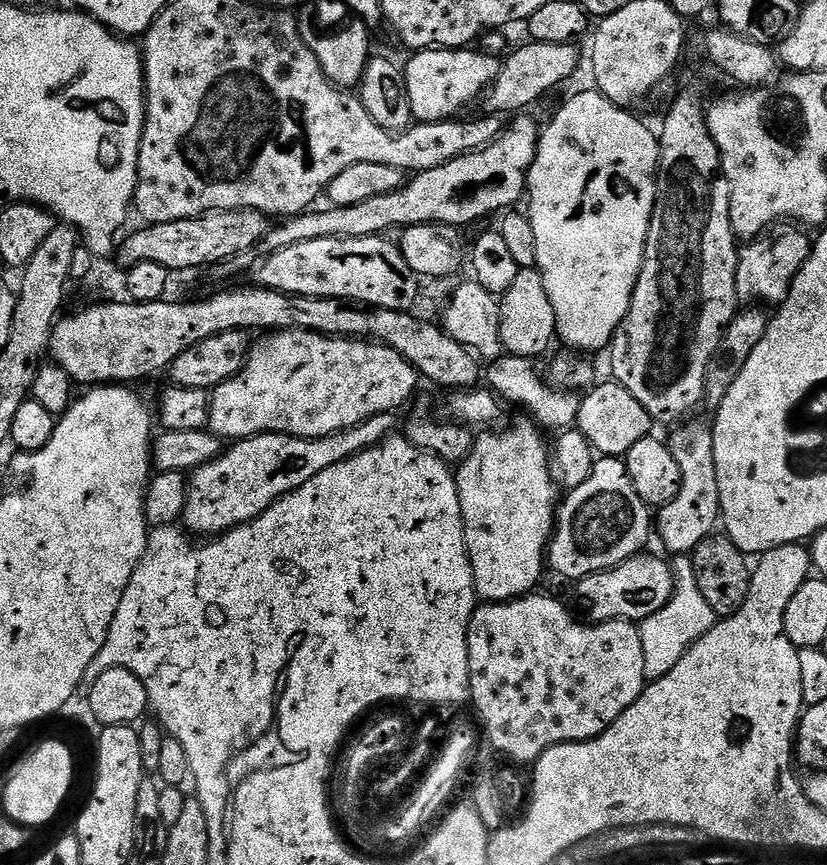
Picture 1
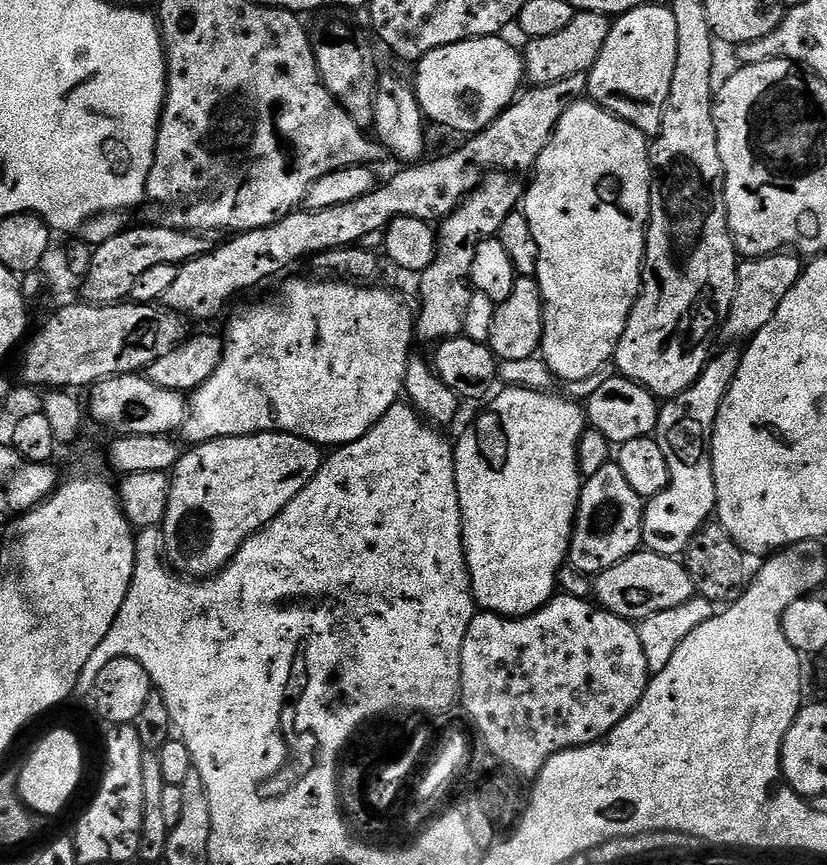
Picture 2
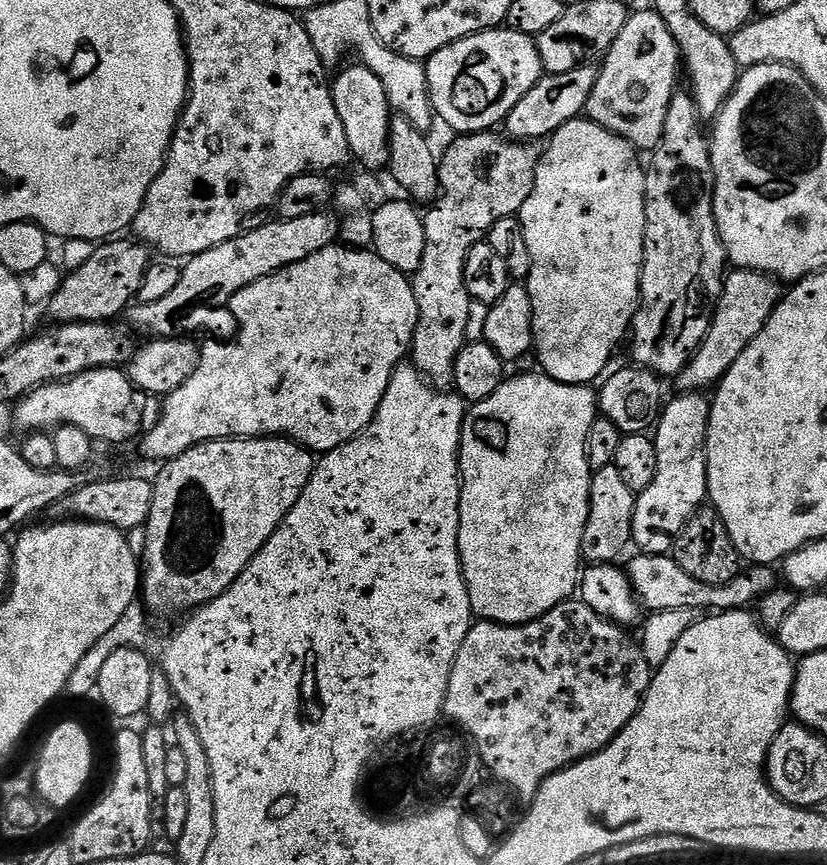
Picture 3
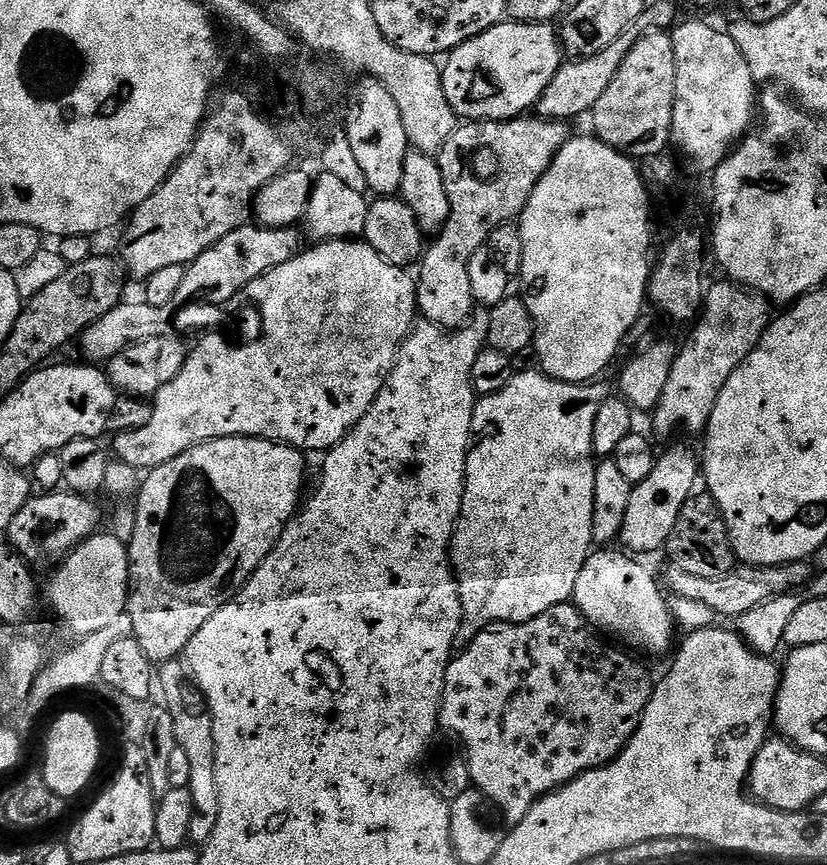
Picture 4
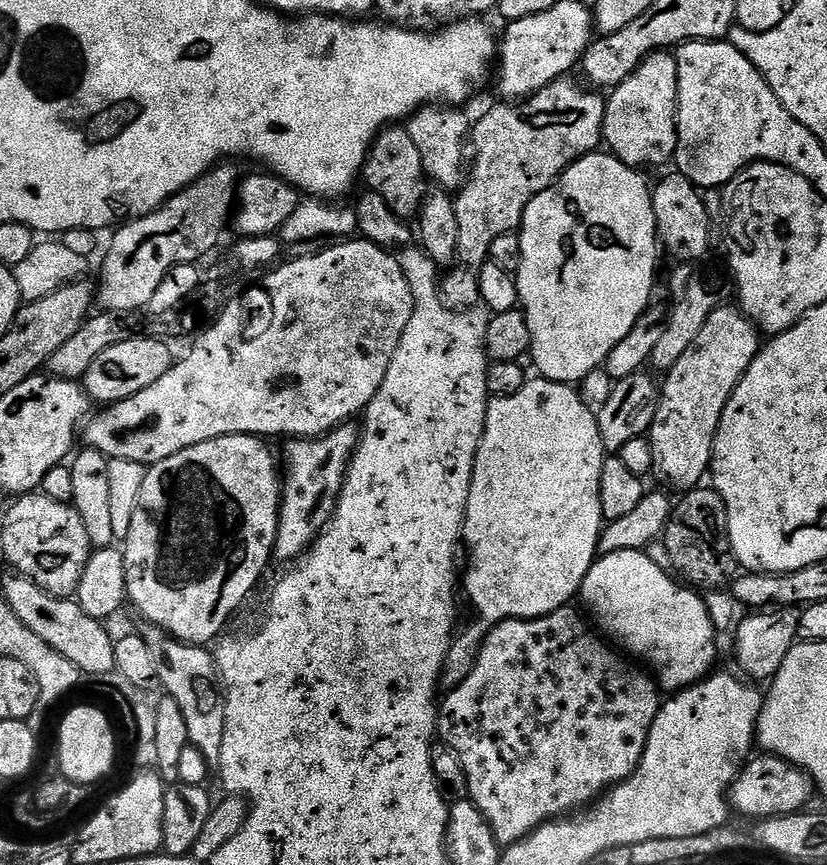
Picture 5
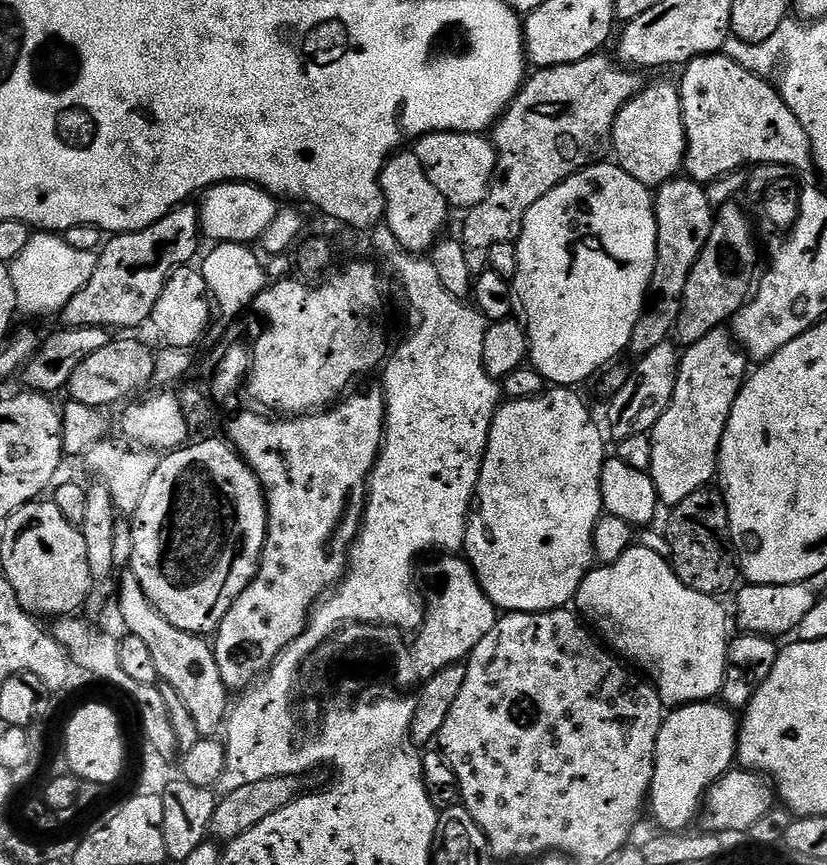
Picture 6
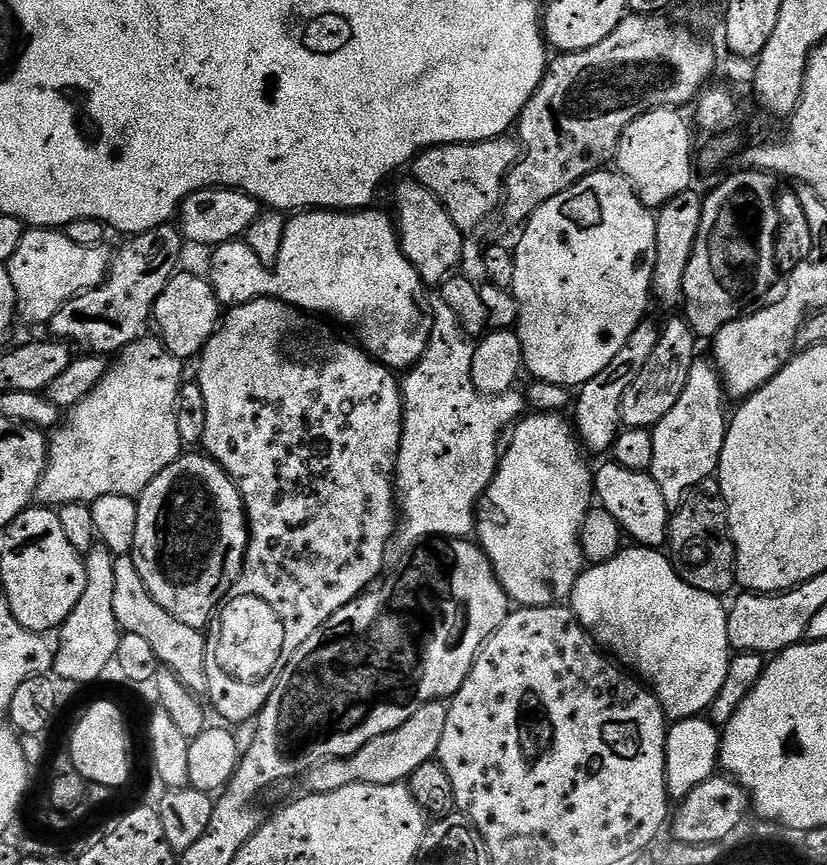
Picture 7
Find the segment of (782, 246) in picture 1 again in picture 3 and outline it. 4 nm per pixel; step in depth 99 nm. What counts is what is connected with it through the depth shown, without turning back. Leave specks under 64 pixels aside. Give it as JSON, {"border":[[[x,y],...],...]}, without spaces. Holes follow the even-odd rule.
{"border":[[[749,268],[729,271],[724,277],[724,289],[716,304],[710,330],[700,349],[692,355],[691,362],[679,374],[681,389],[684,392],[700,392],[719,384],[730,366],[738,362],[738,354],[742,354],[742,350],[746,350],[746,346],[750,346],[750,342],[762,334],[762,326],[766,326],[770,314],[780,303],[781,295],[781,281],[764,272],[751,272]]]}

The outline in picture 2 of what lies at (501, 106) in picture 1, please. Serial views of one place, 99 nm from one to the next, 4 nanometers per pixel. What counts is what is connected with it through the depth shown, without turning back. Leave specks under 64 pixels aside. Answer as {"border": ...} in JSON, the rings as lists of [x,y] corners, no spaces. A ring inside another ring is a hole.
{"border":[[[577,12],[570,26],[558,30],[558,34],[550,34],[550,38],[528,40],[522,48],[524,75],[532,86],[553,84],[571,76],[583,76],[592,67],[598,54],[606,42],[606,34],[610,27],[609,17],[597,12]]]}

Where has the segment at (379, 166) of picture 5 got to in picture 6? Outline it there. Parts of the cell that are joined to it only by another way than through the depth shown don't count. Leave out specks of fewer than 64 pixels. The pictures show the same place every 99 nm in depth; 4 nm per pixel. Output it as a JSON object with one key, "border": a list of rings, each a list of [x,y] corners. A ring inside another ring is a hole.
{"border":[[[404,151],[389,156],[380,175],[380,189],[384,192],[384,220],[394,238],[398,238],[403,251],[428,254],[436,241],[445,235],[450,205],[442,194],[438,194],[430,178],[426,178],[426,170],[422,170],[422,162],[418,162],[415,151]]]}

